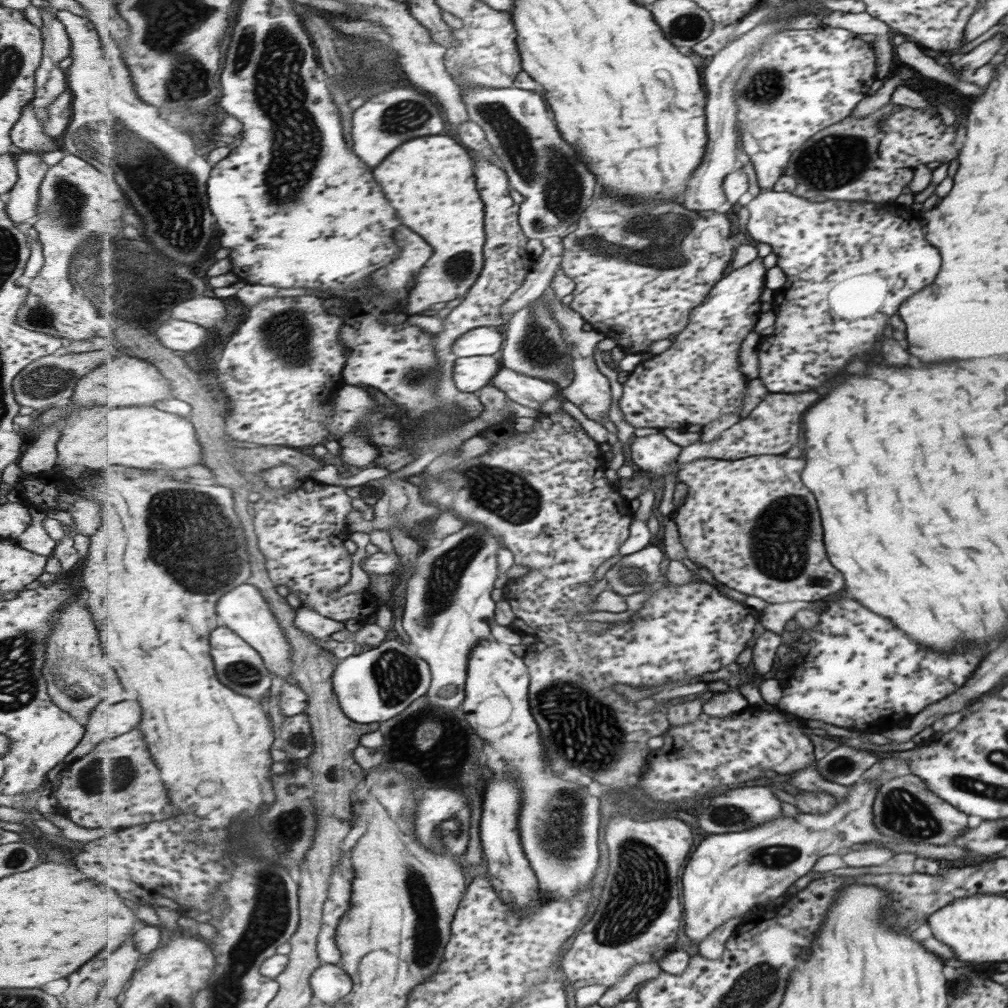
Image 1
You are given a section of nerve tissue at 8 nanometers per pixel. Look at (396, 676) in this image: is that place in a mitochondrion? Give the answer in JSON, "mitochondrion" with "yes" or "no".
{"mitochondrion":"yes"}

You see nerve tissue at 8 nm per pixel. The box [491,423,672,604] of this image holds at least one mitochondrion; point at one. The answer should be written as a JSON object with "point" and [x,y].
{"point":[633,576]}

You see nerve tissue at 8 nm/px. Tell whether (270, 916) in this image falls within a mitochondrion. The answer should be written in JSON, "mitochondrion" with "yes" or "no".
{"mitochondrion":"yes"}

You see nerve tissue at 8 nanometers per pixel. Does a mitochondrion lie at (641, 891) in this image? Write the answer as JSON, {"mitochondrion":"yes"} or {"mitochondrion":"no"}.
{"mitochondrion":"yes"}

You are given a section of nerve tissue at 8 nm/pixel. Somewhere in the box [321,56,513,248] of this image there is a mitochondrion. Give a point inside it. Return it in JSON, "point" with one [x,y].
{"point":[407,115]}

